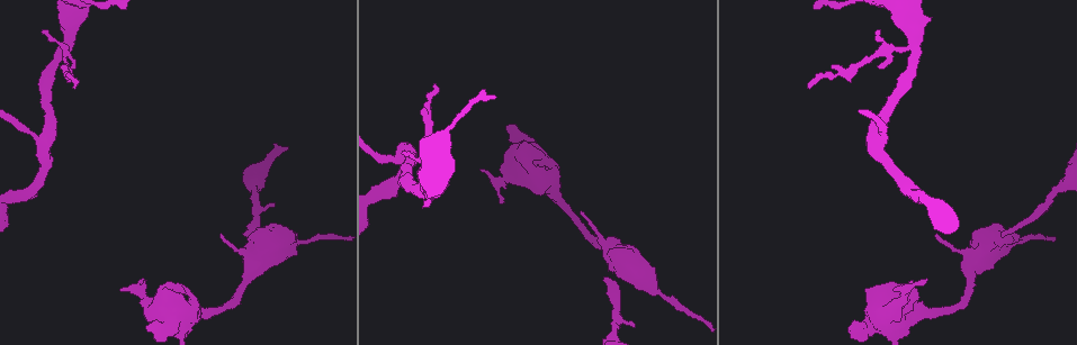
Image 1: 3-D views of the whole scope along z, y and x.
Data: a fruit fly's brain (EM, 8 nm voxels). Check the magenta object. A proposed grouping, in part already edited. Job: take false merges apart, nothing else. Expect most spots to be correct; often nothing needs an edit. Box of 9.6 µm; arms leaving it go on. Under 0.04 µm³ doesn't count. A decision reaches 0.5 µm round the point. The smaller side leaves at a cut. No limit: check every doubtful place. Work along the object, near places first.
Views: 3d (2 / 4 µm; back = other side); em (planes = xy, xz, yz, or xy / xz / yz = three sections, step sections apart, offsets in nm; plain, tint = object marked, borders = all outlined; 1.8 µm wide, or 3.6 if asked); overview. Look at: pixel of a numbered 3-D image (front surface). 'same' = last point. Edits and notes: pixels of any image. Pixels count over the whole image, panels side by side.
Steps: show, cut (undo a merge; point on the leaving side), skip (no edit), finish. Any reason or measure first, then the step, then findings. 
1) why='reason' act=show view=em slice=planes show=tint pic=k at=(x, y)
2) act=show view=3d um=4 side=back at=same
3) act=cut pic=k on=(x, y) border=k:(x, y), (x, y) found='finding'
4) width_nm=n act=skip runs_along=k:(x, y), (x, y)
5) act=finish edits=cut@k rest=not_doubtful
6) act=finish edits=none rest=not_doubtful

why='a narrow waist' act=show view=3d um=4 pic=1 at=(64, 58)

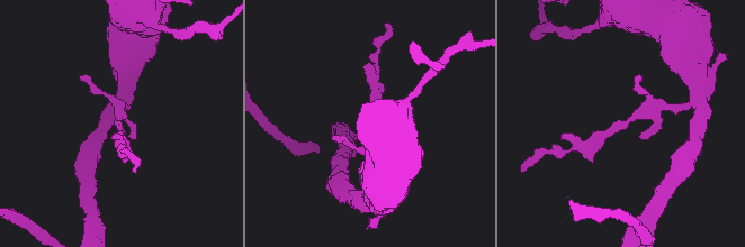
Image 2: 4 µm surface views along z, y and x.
why='shape alone is not enough' act=show view=em slice=yz step=8 show=tint pic=2 at=(628, 119)

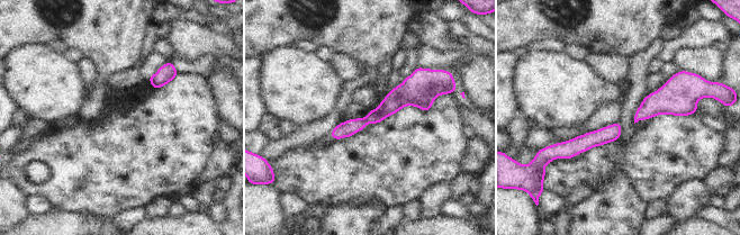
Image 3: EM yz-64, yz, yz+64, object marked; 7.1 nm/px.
act=skip runs_along=3:(433, 93), (403, 95), (334, 133) found='continuous, no second cell'

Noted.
why='three-way junction' act=show view=em slice=planes show=tint pic=1 at=(910, 42)

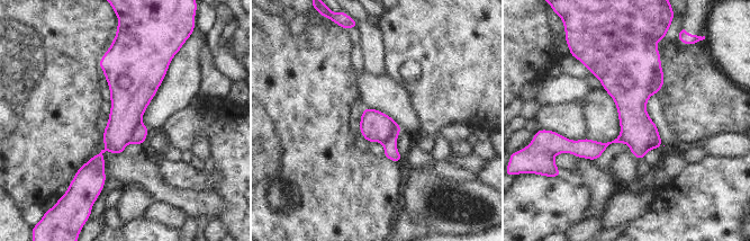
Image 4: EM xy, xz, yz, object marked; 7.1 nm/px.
act=skip found='one cell here'

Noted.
act=show view=3d um=4 pic=1 at=(894, 323)

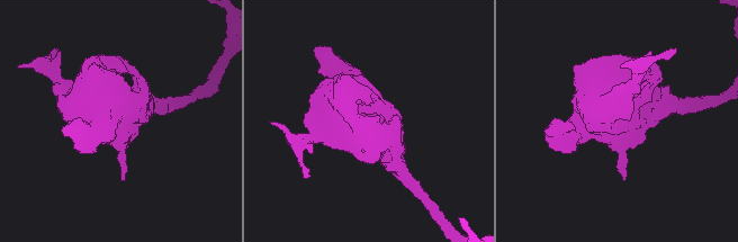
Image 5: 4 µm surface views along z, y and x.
act=show view=em slice=xy step=16 show=tint pic=5 at=(618, 122)

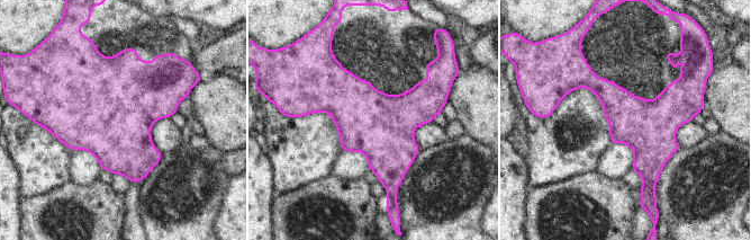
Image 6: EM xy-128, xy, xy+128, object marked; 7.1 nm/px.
width_nm=360 act=skip found='continuous, no second cell'

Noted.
act=finish edits=none rest=not_doubtful

